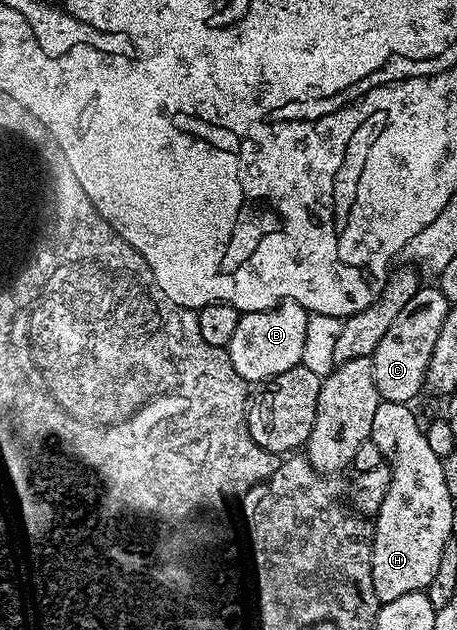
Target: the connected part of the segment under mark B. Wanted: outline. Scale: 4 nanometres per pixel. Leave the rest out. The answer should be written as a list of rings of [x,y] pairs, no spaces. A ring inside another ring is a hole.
[[[278,301],[271,309],[241,314],[235,335],[231,335],[231,343],[227,347],[235,371],[239,371],[247,383],[260,383],[300,365],[309,315],[309,310],[294,301]]]

